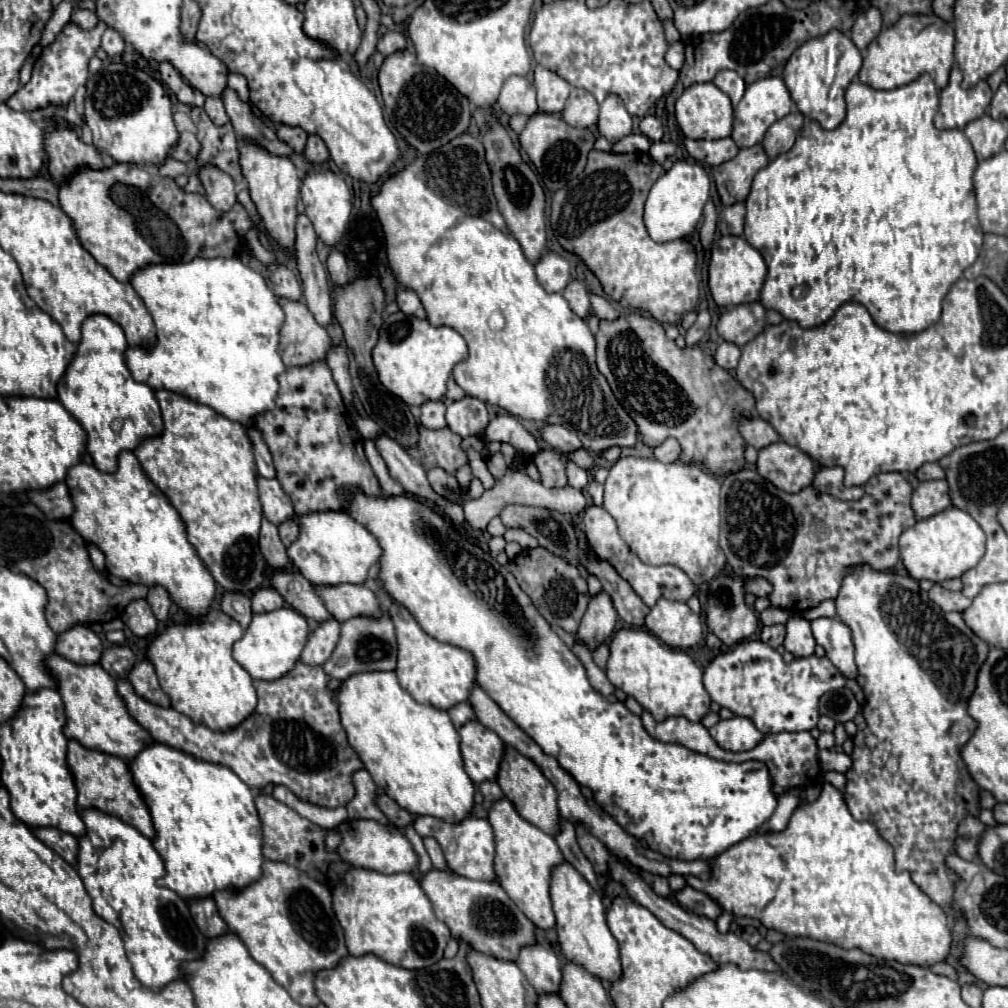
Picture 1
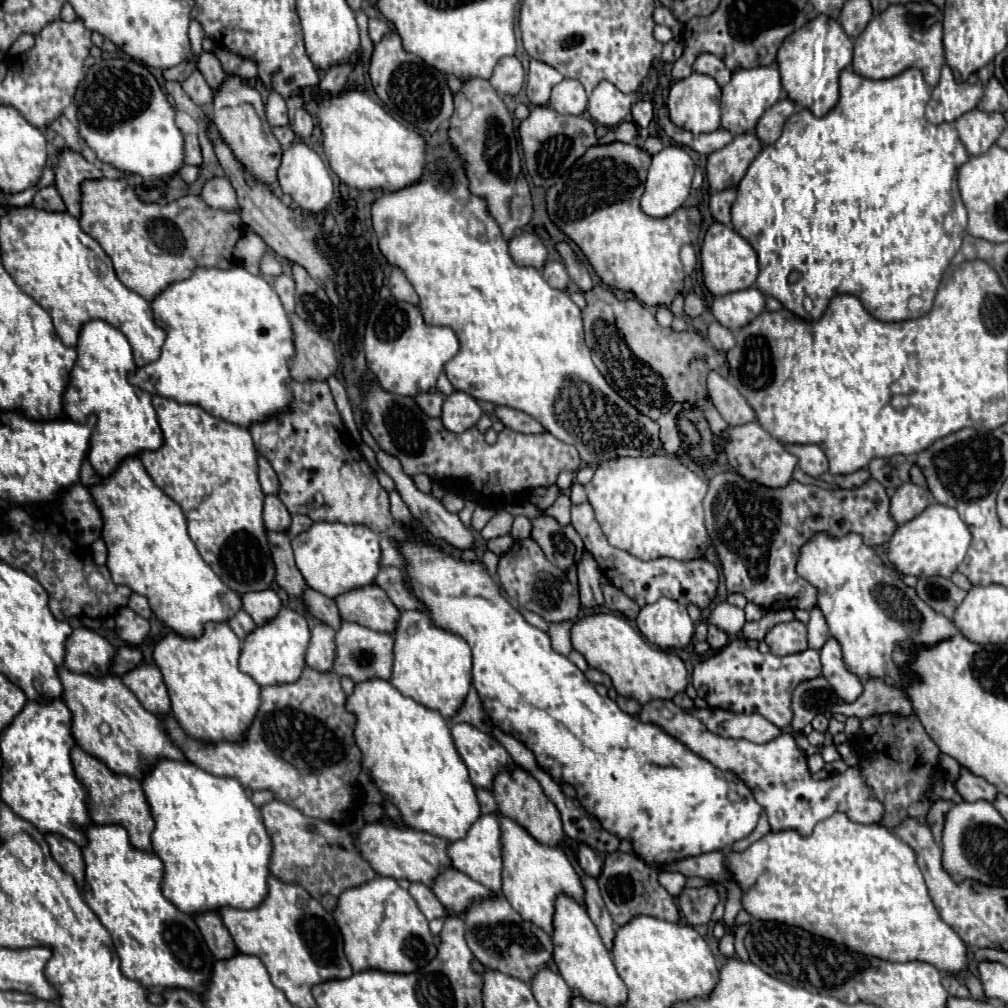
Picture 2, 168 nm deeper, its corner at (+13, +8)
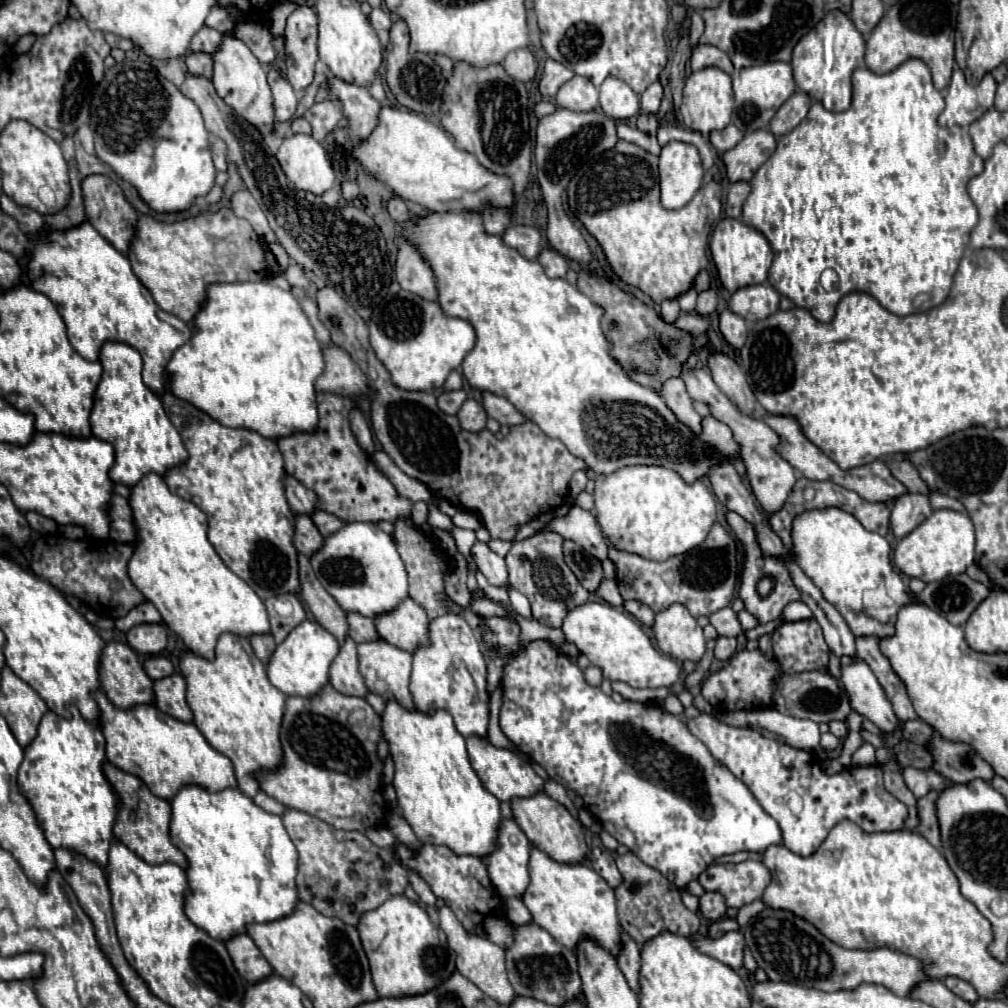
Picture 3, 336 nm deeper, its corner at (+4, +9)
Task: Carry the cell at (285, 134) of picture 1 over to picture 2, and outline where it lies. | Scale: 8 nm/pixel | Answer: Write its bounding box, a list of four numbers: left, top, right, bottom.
[266,91,288,127]

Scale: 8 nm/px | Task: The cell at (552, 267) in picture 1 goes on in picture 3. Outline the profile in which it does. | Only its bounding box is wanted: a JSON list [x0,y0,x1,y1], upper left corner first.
[503,226,541,260]

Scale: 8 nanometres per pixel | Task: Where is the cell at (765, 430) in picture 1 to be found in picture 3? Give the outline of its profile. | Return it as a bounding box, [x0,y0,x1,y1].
[709,354,755,416]

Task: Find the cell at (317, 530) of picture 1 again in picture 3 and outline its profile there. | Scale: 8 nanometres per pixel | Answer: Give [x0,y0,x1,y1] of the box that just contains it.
[311,522,407,618]

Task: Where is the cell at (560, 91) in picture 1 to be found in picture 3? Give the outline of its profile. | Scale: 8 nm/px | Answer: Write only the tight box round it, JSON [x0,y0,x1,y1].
[539,60,575,100]

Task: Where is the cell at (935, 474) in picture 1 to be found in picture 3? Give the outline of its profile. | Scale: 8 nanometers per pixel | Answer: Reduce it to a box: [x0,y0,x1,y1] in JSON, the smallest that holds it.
[929,490,963,512]

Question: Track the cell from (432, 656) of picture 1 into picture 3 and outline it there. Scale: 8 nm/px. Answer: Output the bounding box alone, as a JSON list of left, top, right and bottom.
[409,612,489,736]

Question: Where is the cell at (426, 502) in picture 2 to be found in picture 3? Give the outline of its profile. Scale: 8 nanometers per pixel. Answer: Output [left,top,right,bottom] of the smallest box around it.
[471,542,507,588]

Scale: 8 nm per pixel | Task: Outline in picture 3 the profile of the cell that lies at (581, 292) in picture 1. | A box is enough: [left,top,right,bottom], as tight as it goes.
[537,248,569,278]

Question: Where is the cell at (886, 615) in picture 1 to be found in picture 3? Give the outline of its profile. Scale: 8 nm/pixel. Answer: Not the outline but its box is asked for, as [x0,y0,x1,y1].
[793,508,915,638]

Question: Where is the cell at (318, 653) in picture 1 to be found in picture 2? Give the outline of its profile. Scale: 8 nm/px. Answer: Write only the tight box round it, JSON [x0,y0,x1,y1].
[308,625,336,673]

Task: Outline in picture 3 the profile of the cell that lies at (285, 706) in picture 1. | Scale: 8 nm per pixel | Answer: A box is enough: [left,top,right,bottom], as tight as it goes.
[257,684,383,832]

